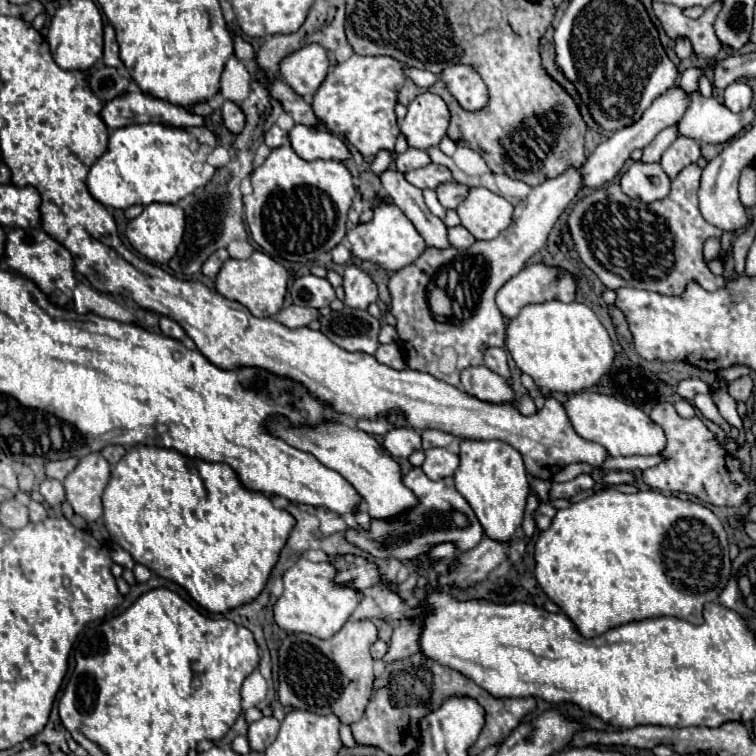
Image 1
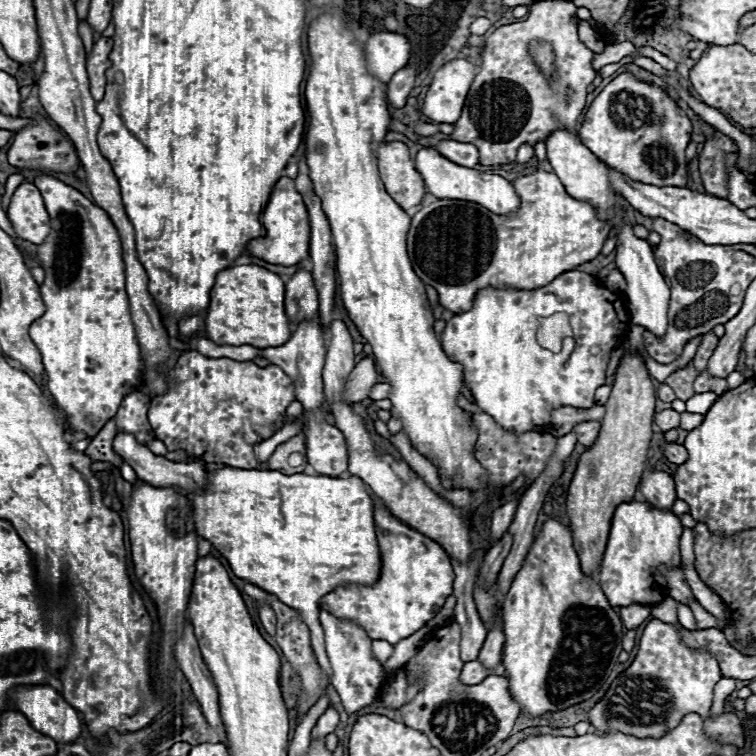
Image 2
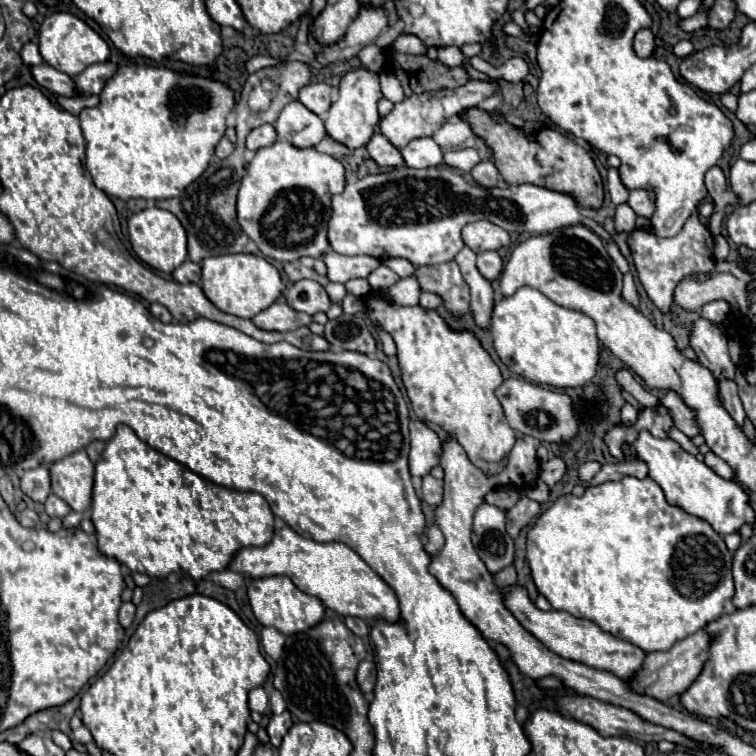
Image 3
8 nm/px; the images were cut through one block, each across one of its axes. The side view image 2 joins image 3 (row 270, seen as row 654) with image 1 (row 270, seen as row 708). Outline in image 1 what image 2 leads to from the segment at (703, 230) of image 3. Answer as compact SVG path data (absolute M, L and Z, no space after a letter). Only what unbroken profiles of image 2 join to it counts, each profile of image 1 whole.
M698 164L680 170L670 194L652 204L626 196L618 182L592 190L574 204L568 214L574 250L606 288L632 286L658 294L680 294L688 280L696 280L708 292L726 286L728 280L712 274L702 256L702 244L708 238L720 238L722 230L708 224L698 210L700 172Z

